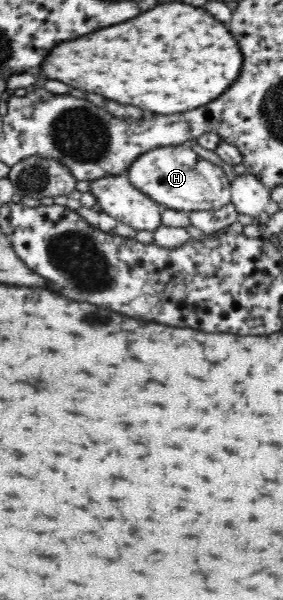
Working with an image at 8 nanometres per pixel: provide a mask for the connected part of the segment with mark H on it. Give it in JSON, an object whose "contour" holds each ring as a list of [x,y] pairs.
{"contour":[[[185,143],[144,152],[132,162],[125,174],[134,187],[163,208],[186,212],[220,210],[231,202],[231,183],[224,170],[210,161],[200,159]]]}

